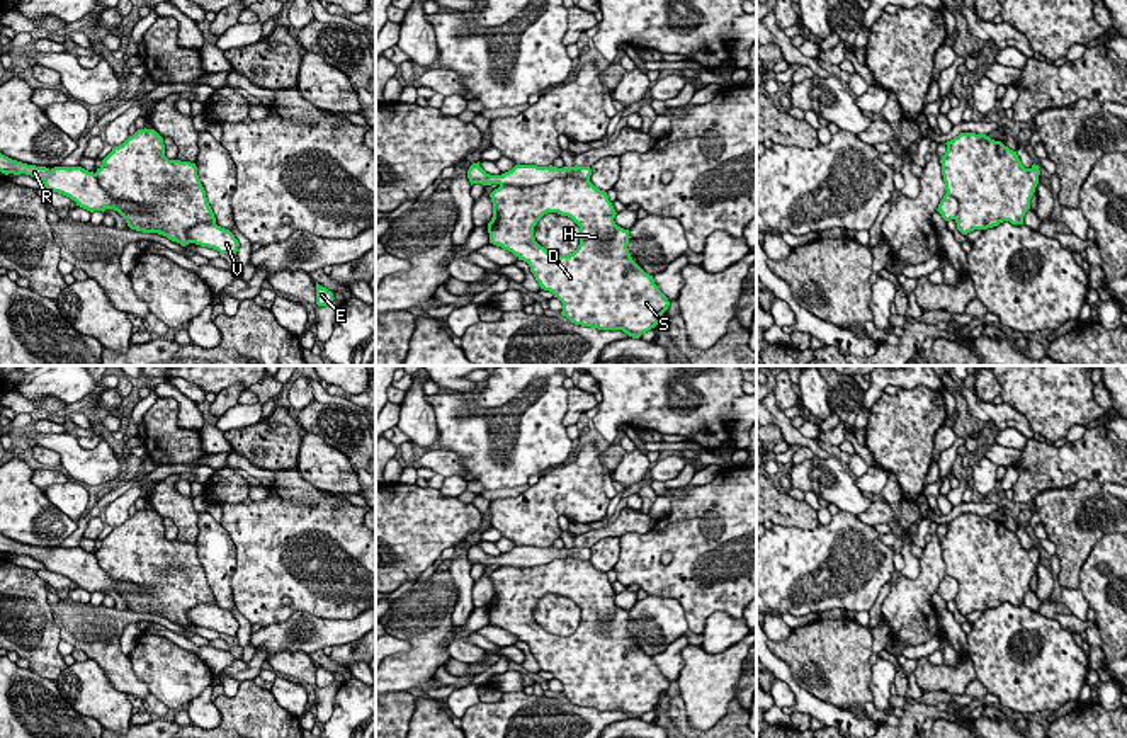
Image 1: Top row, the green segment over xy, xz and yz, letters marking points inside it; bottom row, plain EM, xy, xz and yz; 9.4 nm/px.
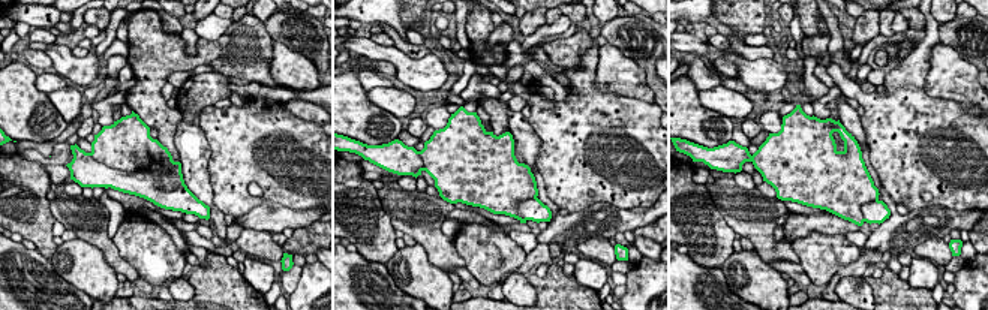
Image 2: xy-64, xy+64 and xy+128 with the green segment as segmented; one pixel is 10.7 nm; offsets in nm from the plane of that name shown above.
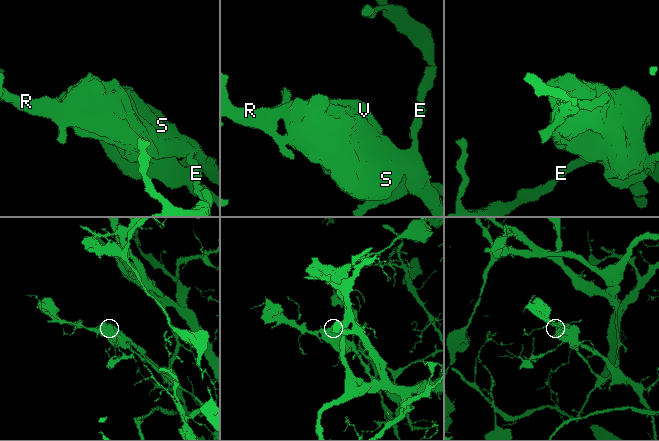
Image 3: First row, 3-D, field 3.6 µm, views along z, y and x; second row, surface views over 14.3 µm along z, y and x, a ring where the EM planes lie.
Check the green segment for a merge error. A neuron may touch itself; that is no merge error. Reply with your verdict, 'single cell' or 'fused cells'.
fused cells

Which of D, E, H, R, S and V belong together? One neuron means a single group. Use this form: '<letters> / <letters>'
D H S / E R V

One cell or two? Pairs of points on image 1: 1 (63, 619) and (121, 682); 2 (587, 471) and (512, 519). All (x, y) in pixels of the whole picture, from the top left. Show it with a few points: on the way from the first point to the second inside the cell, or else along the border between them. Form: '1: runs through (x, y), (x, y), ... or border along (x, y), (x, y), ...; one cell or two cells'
1: runs through (80, 630), (116, 665); one cell
2: runs through (568, 490), (555, 493), (531, 516); one cell

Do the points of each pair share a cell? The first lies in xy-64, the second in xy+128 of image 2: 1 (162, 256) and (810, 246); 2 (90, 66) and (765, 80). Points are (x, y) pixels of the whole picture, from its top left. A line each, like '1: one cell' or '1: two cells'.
1: one cell
2: one cell

